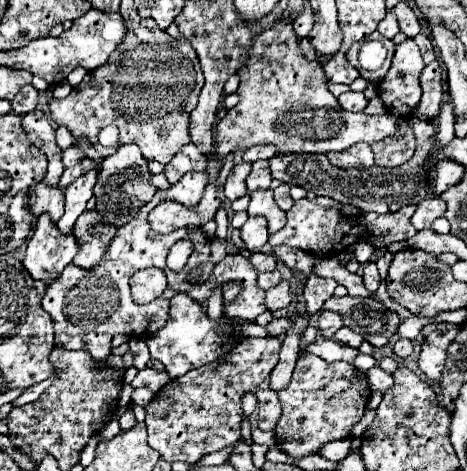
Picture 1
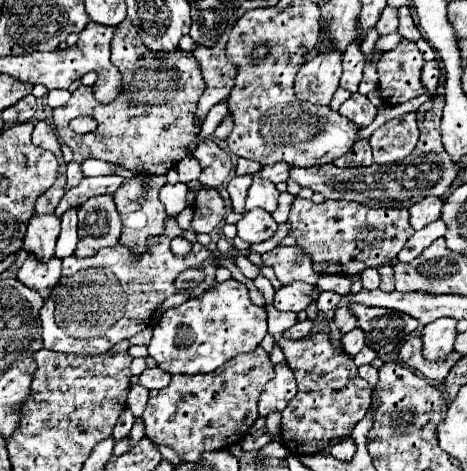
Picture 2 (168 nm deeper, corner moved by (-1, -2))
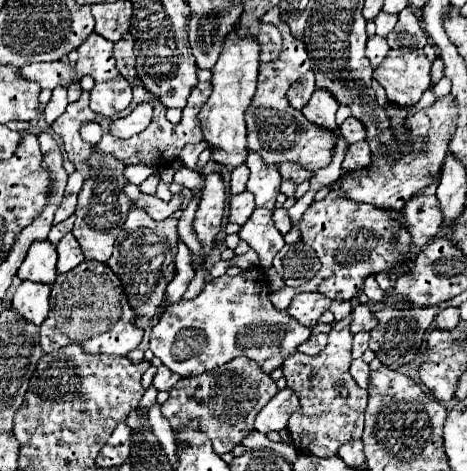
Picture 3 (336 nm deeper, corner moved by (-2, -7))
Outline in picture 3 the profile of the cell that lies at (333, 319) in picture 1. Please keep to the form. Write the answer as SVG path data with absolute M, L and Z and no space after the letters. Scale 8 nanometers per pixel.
M356 305L352 311L352 323L350 323L350 333L360 333L360 331L370 331L374 327L376 319L370 311L368 305Z

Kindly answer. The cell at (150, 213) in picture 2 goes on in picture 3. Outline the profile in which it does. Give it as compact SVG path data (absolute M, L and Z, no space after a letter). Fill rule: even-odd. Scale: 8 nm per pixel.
M130 207L128 217L124 221L124 229L128 233L118 235L114 243L114 253L108 259L108 265L122 281L130 303L134 303L134 311L138 311L138 327L142 327L145 331L142 342L138 346L142 351L149 349L150 331L156 325L152 321L158 321L160 315L164 313L160 309L160 305L164 303L164 291L166 285L176 275L176 265L174 265L176 241L178 241L176 223L178 223L176 219L164 219L158 223L146 213L146 209ZM136 231L148 231L148 233L136 233Z

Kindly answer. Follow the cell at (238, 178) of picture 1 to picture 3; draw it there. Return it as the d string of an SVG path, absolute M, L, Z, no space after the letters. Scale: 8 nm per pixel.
M250 191L238 193L238 195L230 195L230 215L228 219L232 223L244 225L248 221L248 217L254 211L254 197L250 195Z

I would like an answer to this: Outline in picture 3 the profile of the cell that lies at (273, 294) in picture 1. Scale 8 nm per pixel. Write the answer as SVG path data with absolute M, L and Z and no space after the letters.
M298 293L290 307L288 307L288 313L290 317L294 317L296 321L300 321L302 325L316 325L318 317L330 307L330 299L322 293Z

